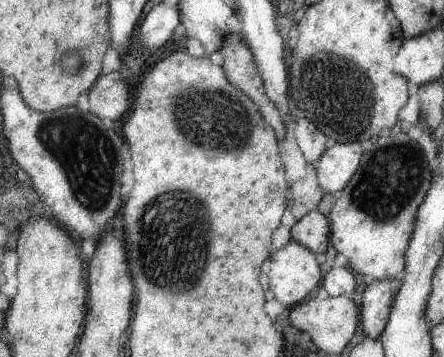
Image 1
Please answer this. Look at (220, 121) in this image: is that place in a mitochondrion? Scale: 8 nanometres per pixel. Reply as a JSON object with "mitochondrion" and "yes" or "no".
{"mitochondrion":"yes"}

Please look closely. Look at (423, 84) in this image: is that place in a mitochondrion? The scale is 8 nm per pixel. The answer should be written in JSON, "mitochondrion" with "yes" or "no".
{"mitochondrion":"no"}

